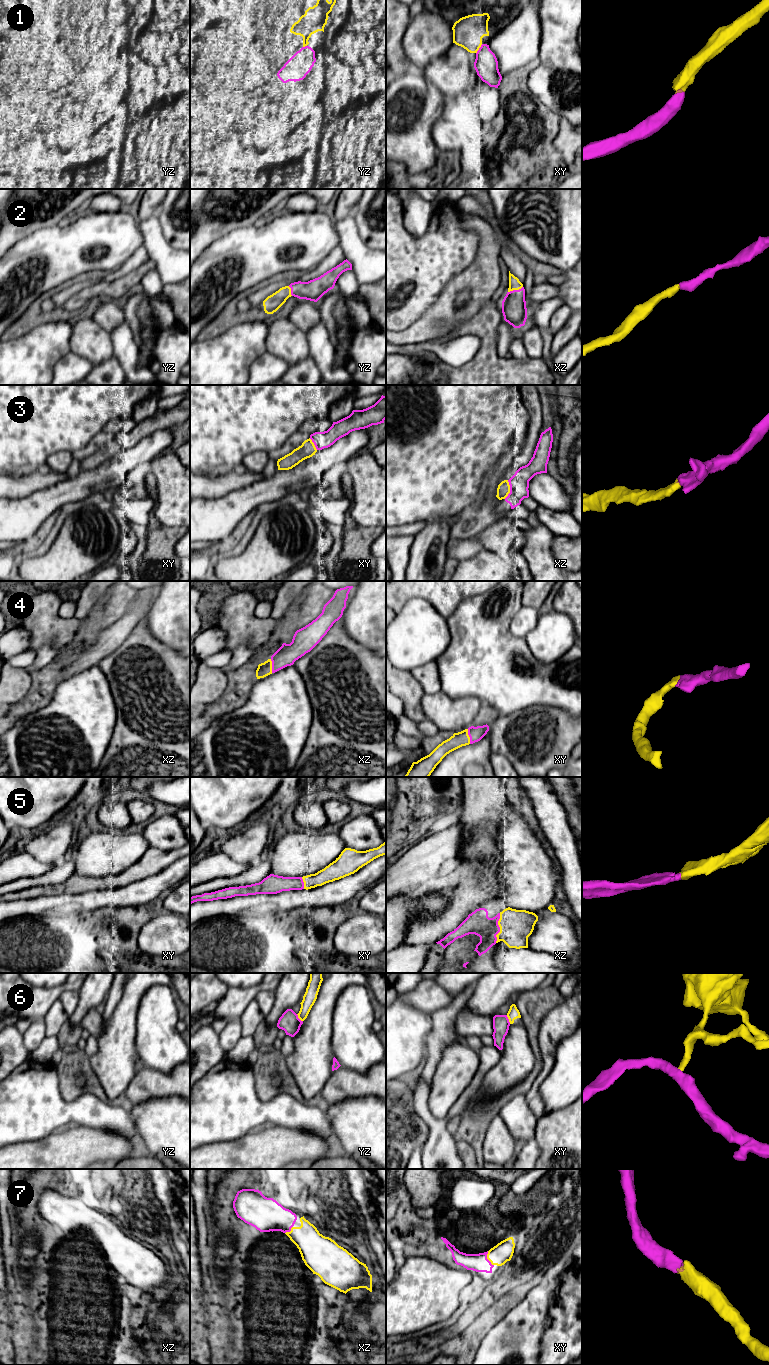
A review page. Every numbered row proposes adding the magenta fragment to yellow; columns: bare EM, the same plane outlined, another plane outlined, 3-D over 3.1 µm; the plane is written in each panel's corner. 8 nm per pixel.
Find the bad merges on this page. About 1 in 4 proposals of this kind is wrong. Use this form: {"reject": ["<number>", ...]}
{"reject": ["6"]}

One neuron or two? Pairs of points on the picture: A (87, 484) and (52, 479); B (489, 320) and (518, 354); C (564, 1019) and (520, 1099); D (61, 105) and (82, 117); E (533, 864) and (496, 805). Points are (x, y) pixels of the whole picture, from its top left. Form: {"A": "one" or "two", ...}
{"A": "two", "B": "two", "C": "two", "D": "two", "E": "two"}

